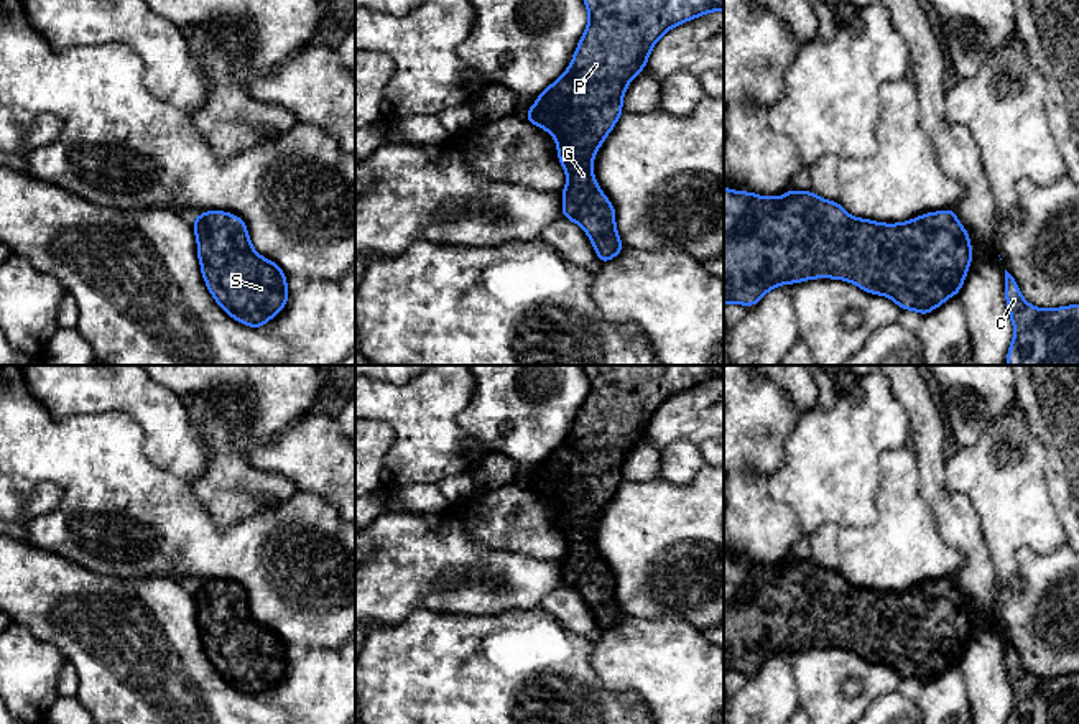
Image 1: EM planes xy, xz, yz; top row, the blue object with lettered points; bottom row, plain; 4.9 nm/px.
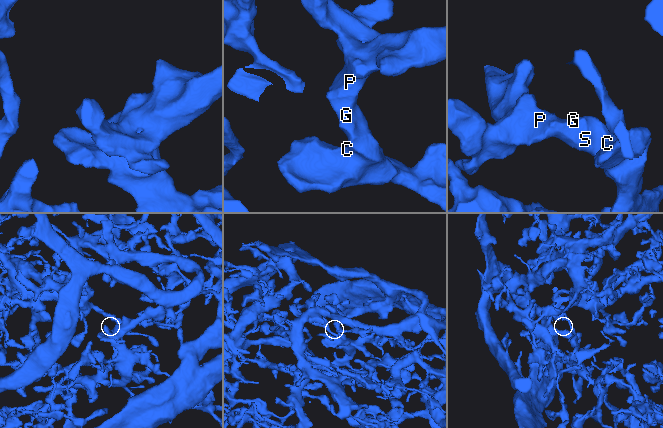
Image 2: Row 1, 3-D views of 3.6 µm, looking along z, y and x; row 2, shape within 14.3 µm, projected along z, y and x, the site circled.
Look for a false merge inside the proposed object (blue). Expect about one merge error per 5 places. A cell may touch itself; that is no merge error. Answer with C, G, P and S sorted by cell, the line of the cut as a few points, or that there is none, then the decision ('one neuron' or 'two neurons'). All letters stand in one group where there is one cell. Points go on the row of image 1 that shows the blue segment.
C G P S | no cut | one neuron

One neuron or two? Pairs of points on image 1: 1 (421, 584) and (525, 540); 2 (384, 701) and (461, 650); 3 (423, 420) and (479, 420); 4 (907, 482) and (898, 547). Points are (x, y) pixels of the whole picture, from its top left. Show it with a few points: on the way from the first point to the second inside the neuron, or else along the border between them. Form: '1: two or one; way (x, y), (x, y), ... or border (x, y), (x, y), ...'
1: two; border (466, 532), (489, 548), (515, 550), (538, 560)
2: one; way (403, 698), (418, 693), (441, 670)
3: two; border (474, 385), (458, 423), (482, 448)
4: one; way (902, 499), (902, 530)

